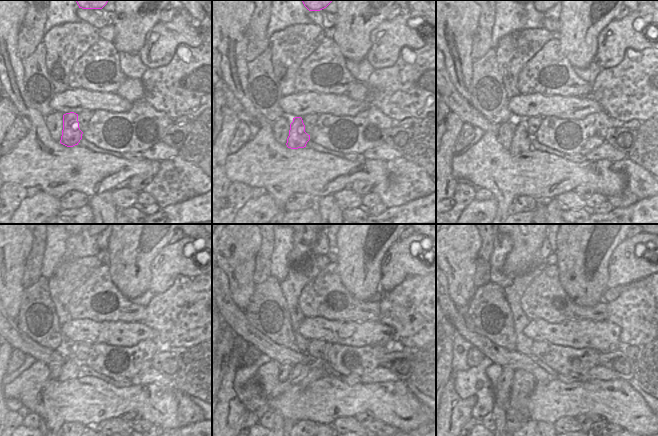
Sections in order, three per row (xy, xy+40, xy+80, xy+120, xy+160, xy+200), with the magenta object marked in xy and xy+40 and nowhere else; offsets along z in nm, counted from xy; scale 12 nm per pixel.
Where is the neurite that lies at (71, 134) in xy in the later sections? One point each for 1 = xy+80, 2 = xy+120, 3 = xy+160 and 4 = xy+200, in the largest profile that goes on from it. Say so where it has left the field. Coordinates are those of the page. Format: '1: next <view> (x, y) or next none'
1: next xy+80 (521, 142)
2: next xy+120 (71, 368)
3: next xy+160 (301, 374)
4: next xy+200 (523, 383)

